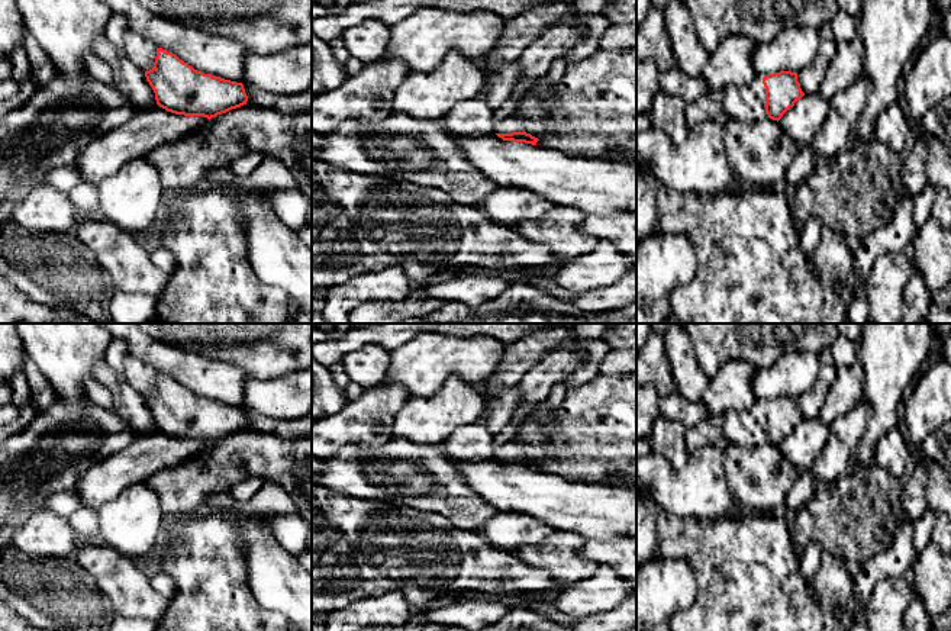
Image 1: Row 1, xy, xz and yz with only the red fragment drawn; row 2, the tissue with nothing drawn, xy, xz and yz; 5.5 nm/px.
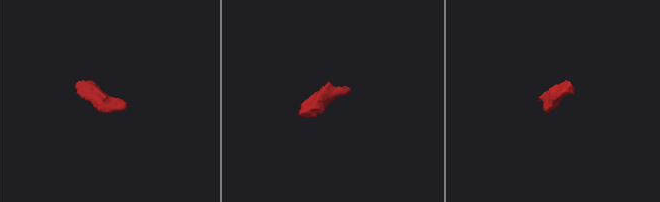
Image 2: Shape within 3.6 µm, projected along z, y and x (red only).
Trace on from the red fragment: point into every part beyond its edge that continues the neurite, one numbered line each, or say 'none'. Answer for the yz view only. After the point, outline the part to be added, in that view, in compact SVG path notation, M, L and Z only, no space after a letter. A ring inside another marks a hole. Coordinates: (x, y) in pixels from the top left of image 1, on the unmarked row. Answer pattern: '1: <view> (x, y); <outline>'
1: yz (741, 428); M751 411L725 412L722 435L736 445L757 447L765 441L765 432Z

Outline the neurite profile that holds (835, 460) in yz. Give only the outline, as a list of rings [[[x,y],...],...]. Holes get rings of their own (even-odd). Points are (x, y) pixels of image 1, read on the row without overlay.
[[[861,399],[850,412],[829,424],[829,440],[810,470],[816,487],[836,483],[852,470],[854,453],[868,425],[870,406]]]

